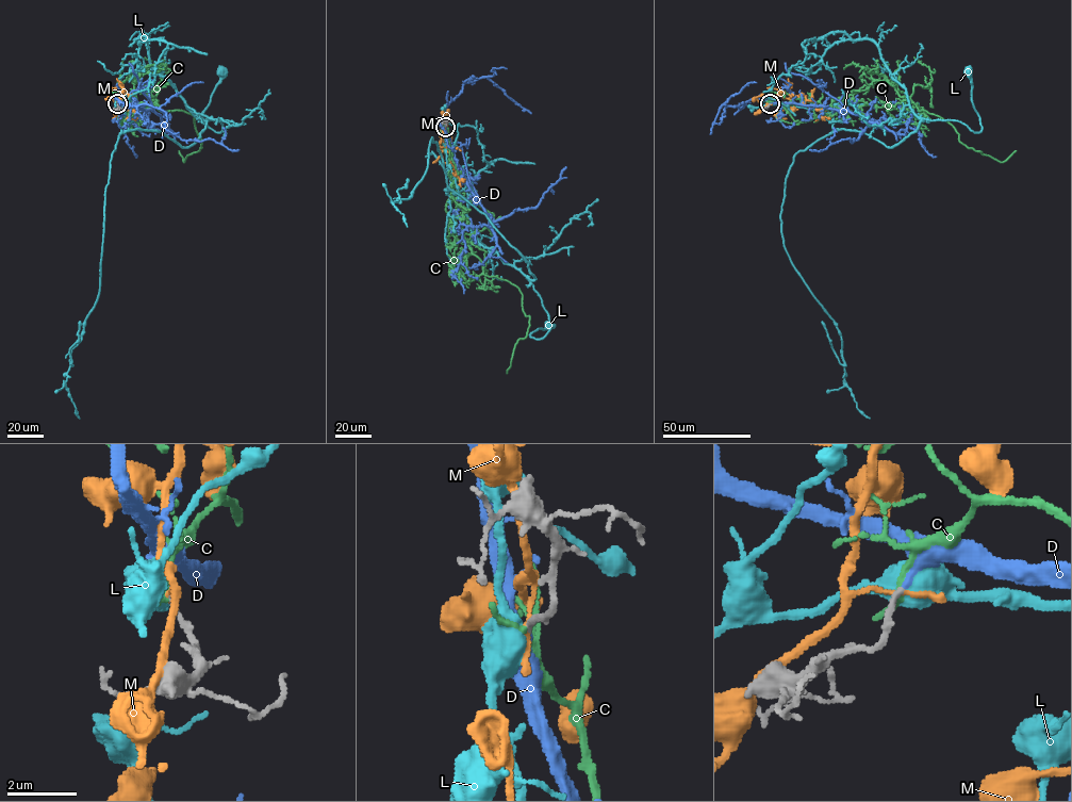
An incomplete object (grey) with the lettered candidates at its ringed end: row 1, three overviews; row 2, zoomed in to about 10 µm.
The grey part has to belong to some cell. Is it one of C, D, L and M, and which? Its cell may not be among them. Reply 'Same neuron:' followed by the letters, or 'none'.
Same neuron: D

